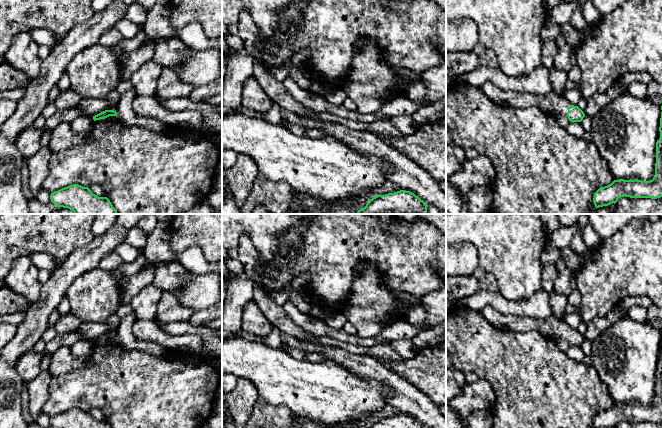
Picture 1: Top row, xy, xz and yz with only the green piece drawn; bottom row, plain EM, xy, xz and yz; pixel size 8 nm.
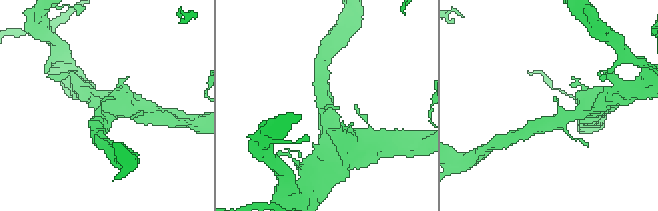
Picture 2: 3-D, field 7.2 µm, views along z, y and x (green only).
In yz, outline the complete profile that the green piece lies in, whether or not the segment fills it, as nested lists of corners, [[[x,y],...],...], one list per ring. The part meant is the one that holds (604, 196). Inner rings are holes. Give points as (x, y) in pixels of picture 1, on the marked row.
[[[662,112],[660,118],[660,139],[656,142],[655,175],[650,181],[614,180],[594,193],[593,202],[597,208],[616,203],[621,197],[651,198],[662,197]]]

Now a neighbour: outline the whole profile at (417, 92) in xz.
[[[421,80],[407,84],[405,87],[406,97],[408,97],[411,101],[422,104],[426,100],[428,91]]]

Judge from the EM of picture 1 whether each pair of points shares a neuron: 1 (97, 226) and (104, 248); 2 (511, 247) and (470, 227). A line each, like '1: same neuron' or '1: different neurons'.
1: different neurons
2: same neuron

